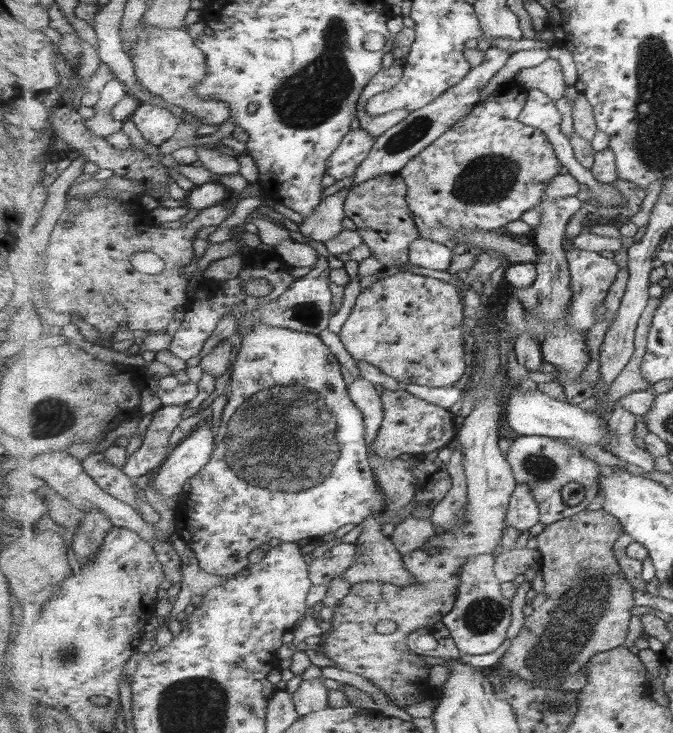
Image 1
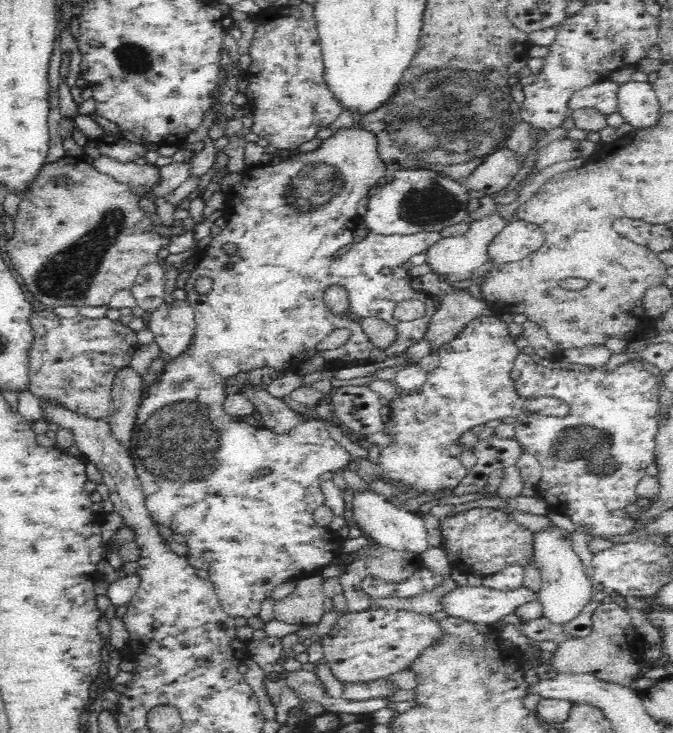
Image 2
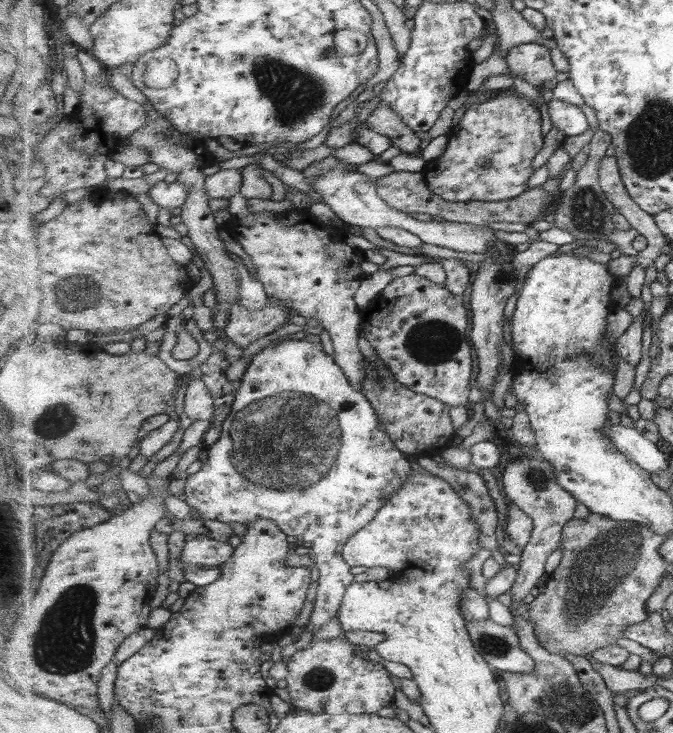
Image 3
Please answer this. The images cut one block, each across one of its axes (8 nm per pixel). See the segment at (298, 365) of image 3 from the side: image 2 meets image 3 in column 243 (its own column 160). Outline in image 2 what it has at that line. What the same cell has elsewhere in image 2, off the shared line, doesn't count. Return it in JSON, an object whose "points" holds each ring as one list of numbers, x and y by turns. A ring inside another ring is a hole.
{"points":[[355,124,348,126,348,128,340,128,326,140,322,140,314,146,304,148,303,151,296,155,296,158,292,162,285,159,276,165,265,164,263,166,254,166,245,168,240,172,240,180,235,182,226,192,224,198,226,226,224,226,224,229,211,240,204,250,200,251,197,267,194,269,194,272,191,272,191,275,185,282,184,289,187,296,186,300,194,309,195,318,195,333,193,334,191,345,182,356,178,356,178,358,167,362,161,374,154,377,146,377,147,385,143,392,142,406,138,409,138,420,136,422,136,428,134,428,133,440,130,443,130,448,132,448,132,453,134,454,133,459,136,475,138,475,138,479,143,488,144,505,146,505,146,510,158,525,162,524,162,526,166,526,170,528,170,530,173,530,174,533,184,536,186,546,188,546,188,556,186,556,188,563,196,570,206,569,209,572,209,581,214,585,218,600,221,602,222,608,228,616,244,617,246,619,252,616,258,616,262,602,264,602,264,599,271,596,272,590,274,590,276,586,280,586,280,584,284,584,284,582,290,580,298,581,302,577,320,574,321,570,332,562,332,558,336,556,343,557,342,544,345,542,345,539,338,536,337,531,330,530,328,526,322,527,316,525,314,518,312,518,312,512,324,502,324,495,321,491,322,482,319,480,320,476,323,473,334,473,335,471,343,470,351,461,351,454,330,437,326,422,320,418,311,418,310,420,304,420,304,418,302,418,301,422,295,425,294,428,291,428,288,433,279,434,264,428,264,426,250,426,239,421,239,418,225,414,223,403,224,399,227,397,226,391,224,390,226,379,230,378,230,376,240,374,240,372,250,372,256,368,262,368,263,366,270,366,270,368,274,368,274,370,279,373,283,373,286,370,294,371,298,365,312,358,312,356,316,356,316,346,318,346,318,343,324,340,329,334,332,334,336,328,347,328,350,330,351,335,340,347,320,352,321,356,326,359,326,363,333,365,334,370,342,368,342,366,356,366,356,364,370,364,384,361,394,354,402,354,405,350,408,350,410,346,414,346,414,344,424,339,430,319,438,307,437,299,433,296,426,294,424,291,412,290,412,287,410,287,410,280,412,280,413,276,408,273,408,269,400,267,400,264,404,264,404,262,410,260,415,254,424,254,424,252,435,242,438,242,438,240,443,237,440,235,440,232,432,231,416,232,406,235,381,235,369,231,367,236,360,242,349,243,349,246,346,246,346,244,351,241,356,223,361,219,356,210,358,208,358,202,366,197,366,194,370,192,370,188,377,184,380,185,387,174,389,174,389,172,385,167,384,161,378,156,376,138,374,138,372,133,360,129,360,127],[230,243,237,247,235,253,231,255,227,254,222,248,224,244],[342,248,346,248,346,252,342,252],[338,252,342,252,342,256,338,256],[383,268,390,268,392,272,389,275,385,275,381,272],[200,276,207,276,212,279,212,290,206,292,206,294,200,294,195,291,195,280],[331,286,340,286,348,291,350,312,355,312,358,316,358,320,362,320,362,318,380,318,380,320,384,320,388,324,394,326,397,331,395,341,389,347,379,349,374,346,374,343,372,343,366,333,364,333,362,327,360,327,360,322,348,316,340,316,339,314,330,312,325,305,323,296,326,290],[402,300,419,300,422,302,425,306,424,315,414,321,399,321,396,319,396,317,392,315,392,312,394,312,394,308,398,302,402,302],[216,462,218,462,218,464,216,464],[263,469,268,471,268,474,262,476,262,478,254,478,254,476,259,474],[310,496,312,496,312,498,310,498],[302,514,304,514,304,516,302,516]]}

